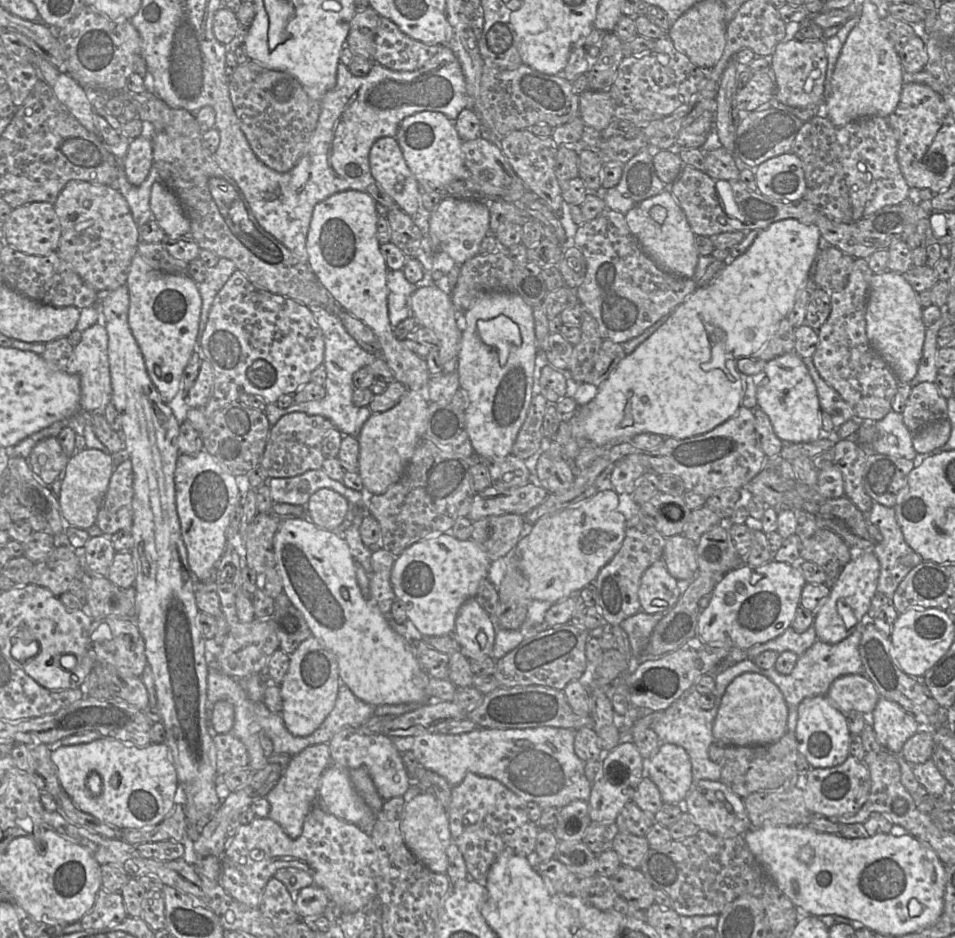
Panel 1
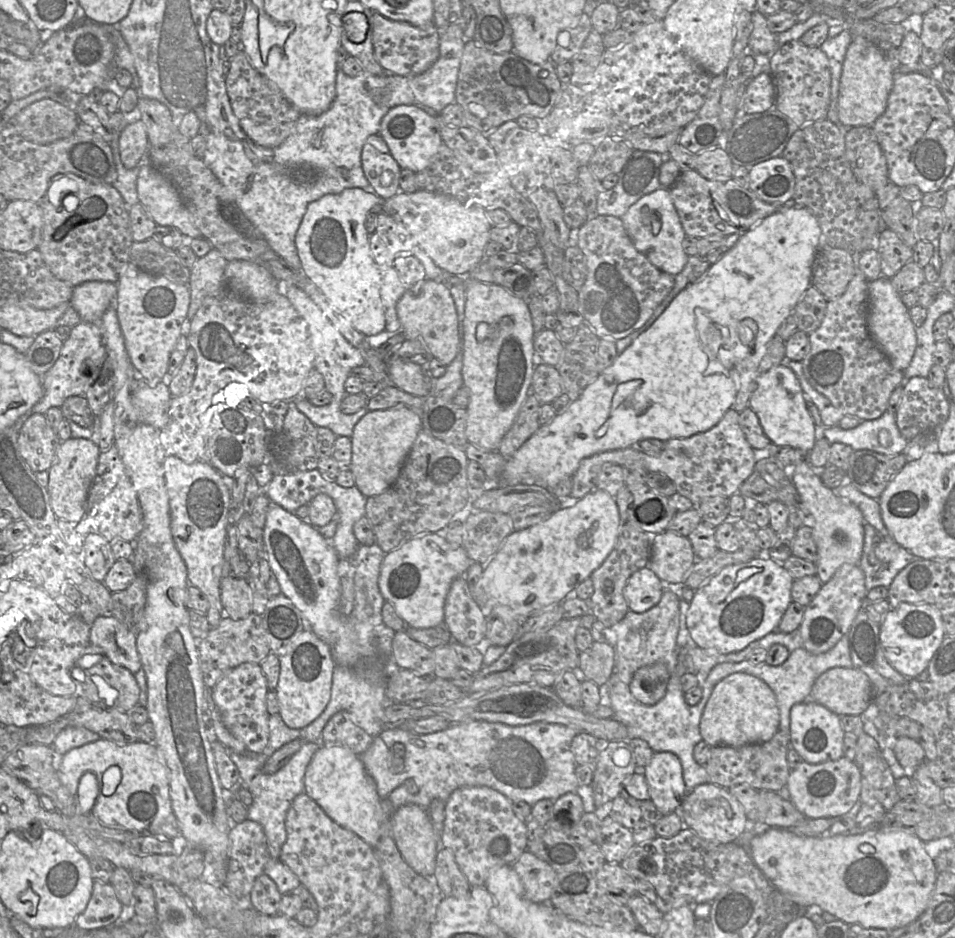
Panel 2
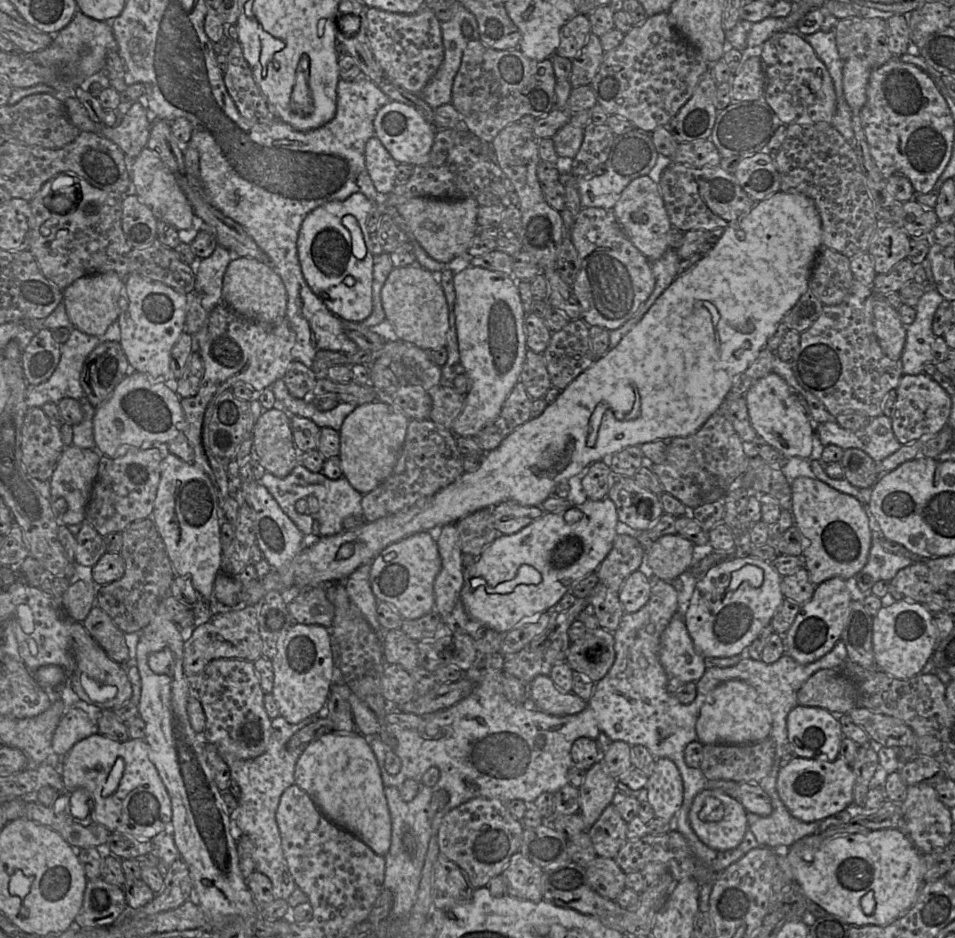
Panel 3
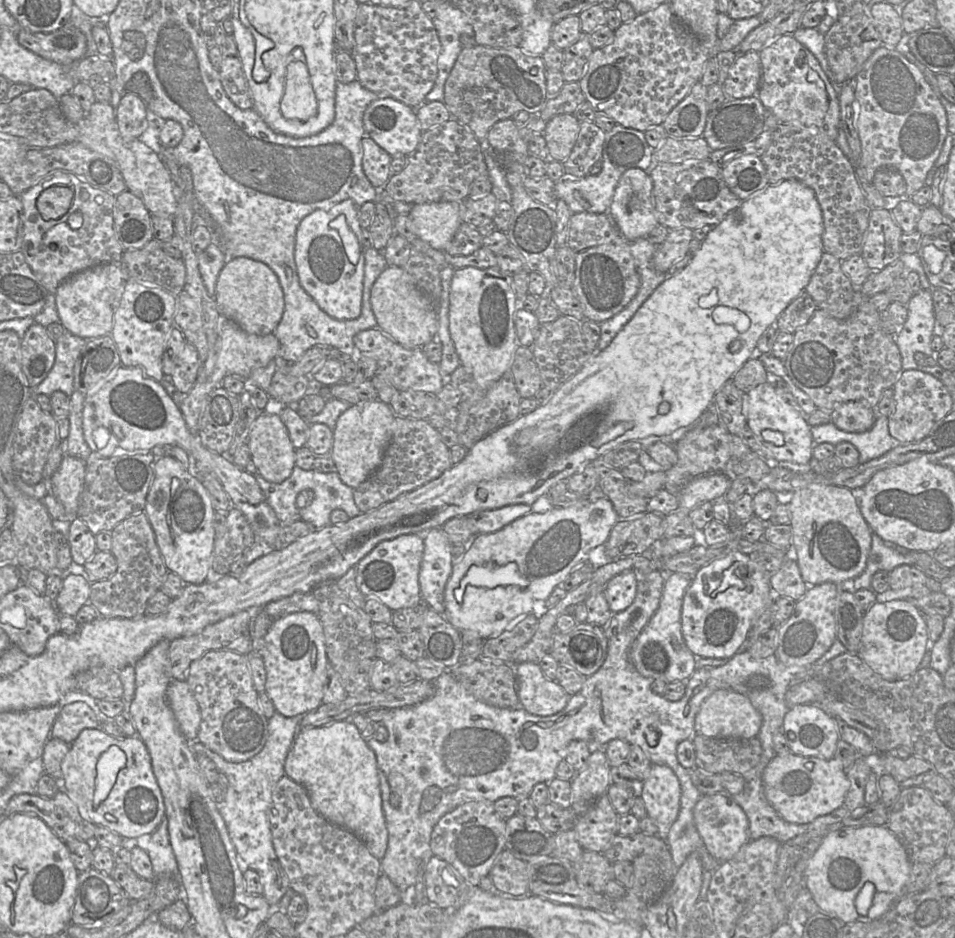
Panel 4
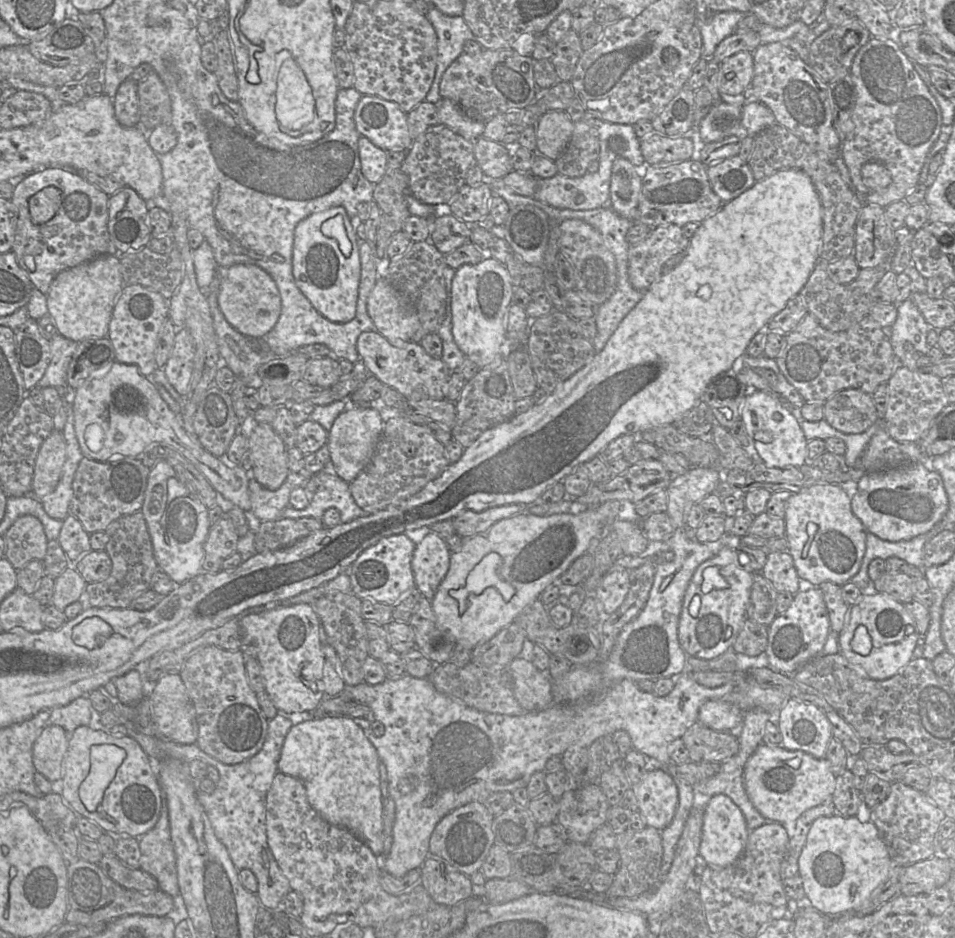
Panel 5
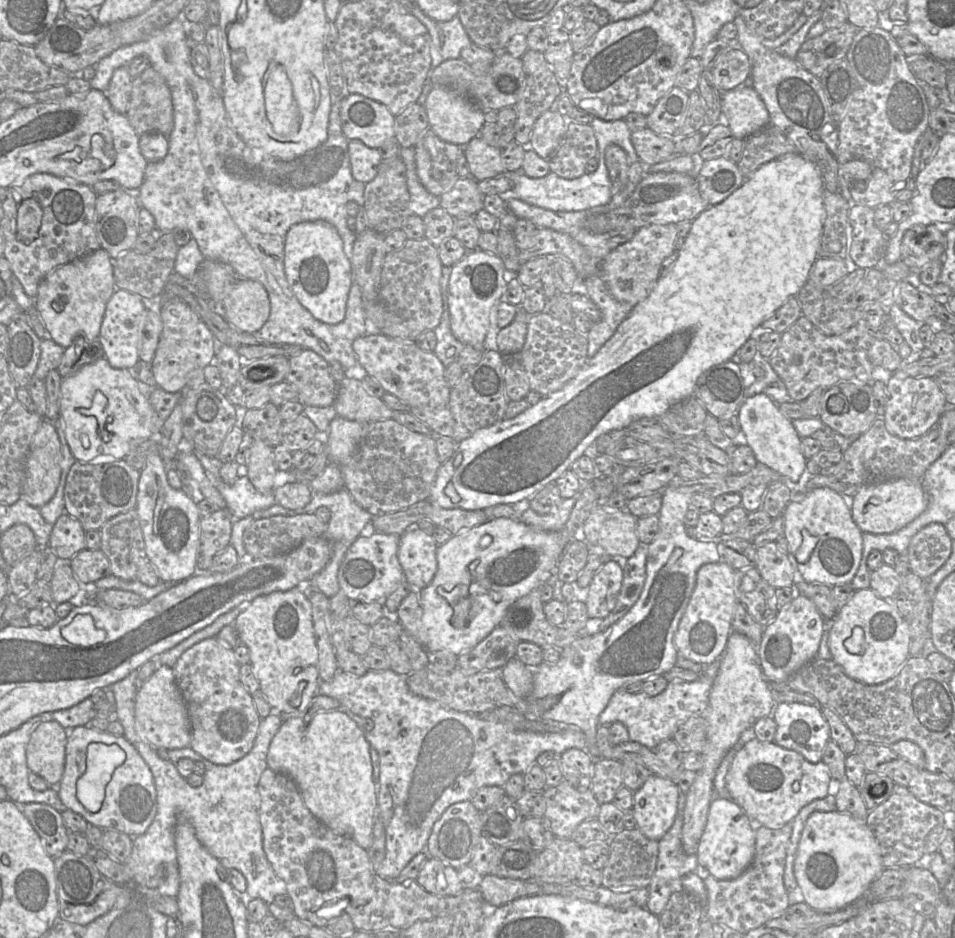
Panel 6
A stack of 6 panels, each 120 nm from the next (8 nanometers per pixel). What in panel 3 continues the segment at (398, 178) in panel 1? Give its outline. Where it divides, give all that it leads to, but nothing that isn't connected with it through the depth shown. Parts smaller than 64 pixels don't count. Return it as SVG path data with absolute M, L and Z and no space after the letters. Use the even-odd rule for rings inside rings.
M371 137L365 146L365 166L380 194L389 194L397 184L397 165L381 141Z

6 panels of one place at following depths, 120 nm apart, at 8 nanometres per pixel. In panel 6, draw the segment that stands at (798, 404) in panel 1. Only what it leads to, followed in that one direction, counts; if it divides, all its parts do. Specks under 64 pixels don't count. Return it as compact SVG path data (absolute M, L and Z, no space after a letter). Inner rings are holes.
M764 393L746 398L739 408L739 423L743 432L743 439L740 444L747 444L752 449L757 462L779 473L782 479L792 487L797 484L806 471L807 459L802 452L801 438L793 427L792 421L781 413L779 405Z

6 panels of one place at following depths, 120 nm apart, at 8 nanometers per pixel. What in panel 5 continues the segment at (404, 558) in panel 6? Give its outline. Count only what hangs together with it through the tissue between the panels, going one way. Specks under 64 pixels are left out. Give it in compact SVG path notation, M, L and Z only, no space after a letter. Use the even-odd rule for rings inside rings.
M434 532L416 544L411 560L415 586L429 601L434 598L449 570L450 555L445 540Z

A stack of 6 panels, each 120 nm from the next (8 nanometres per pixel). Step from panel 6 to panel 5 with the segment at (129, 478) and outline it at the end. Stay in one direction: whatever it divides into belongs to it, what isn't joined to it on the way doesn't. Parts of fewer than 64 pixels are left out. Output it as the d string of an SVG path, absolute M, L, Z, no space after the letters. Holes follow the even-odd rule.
M115 454L113 460L107 461L97 461L83 457L77 467L72 483L70 514L78 519L89 534L99 531L104 532L113 521L121 516L141 510L150 470L138 458L121 454Z

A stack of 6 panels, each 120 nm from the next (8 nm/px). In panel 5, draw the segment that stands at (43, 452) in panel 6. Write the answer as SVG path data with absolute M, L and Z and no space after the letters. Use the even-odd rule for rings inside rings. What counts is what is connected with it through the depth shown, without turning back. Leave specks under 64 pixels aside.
M53 430L42 443L36 457L31 495L42 499L57 487L66 459L66 442L62 432Z

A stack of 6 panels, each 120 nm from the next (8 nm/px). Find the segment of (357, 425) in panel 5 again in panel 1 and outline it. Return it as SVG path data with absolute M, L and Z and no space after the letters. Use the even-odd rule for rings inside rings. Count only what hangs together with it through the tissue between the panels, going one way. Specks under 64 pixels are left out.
M406 390L393 408L381 413L372 413L364 423L357 438L358 473L366 495L382 494L400 480L417 445L425 437L429 402L426 392Z

